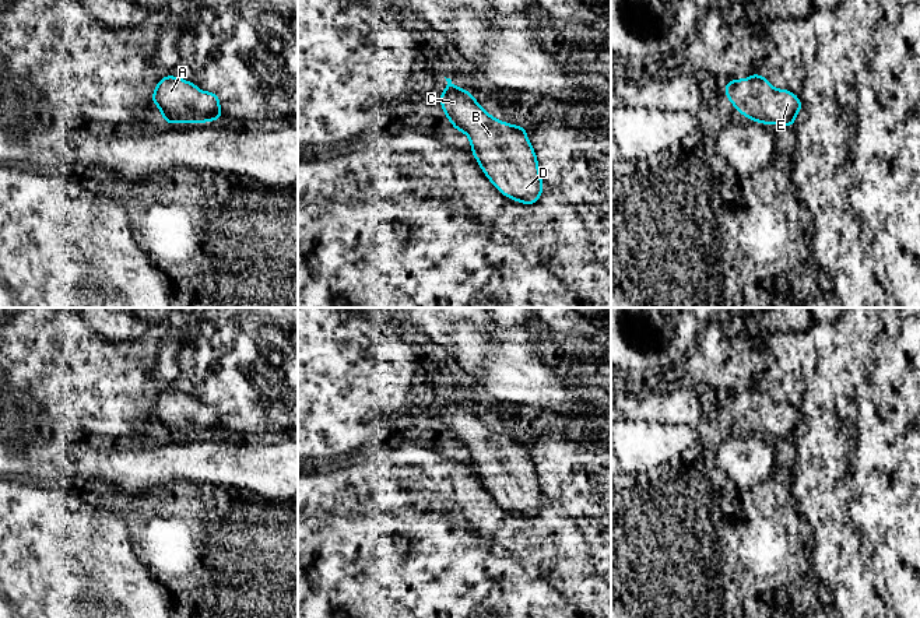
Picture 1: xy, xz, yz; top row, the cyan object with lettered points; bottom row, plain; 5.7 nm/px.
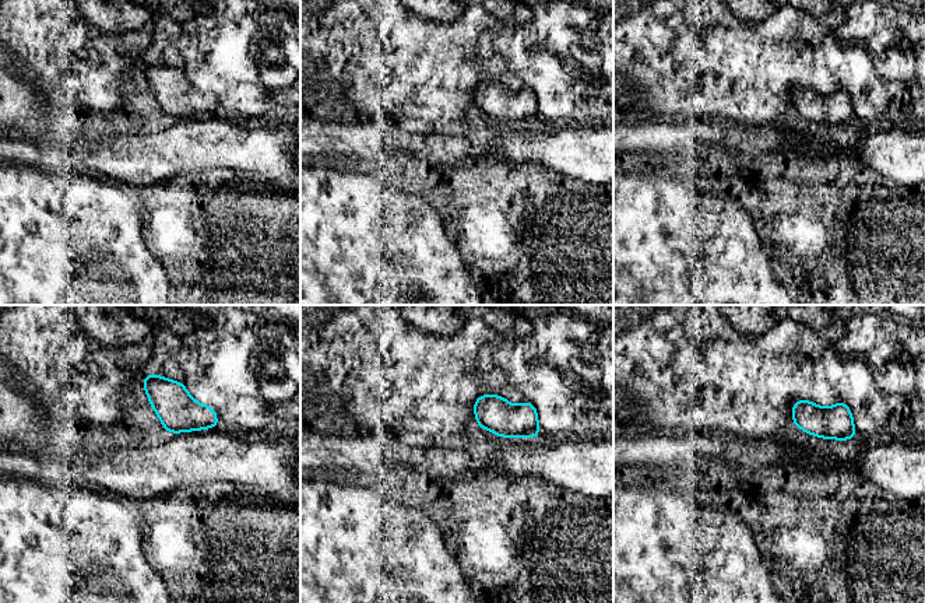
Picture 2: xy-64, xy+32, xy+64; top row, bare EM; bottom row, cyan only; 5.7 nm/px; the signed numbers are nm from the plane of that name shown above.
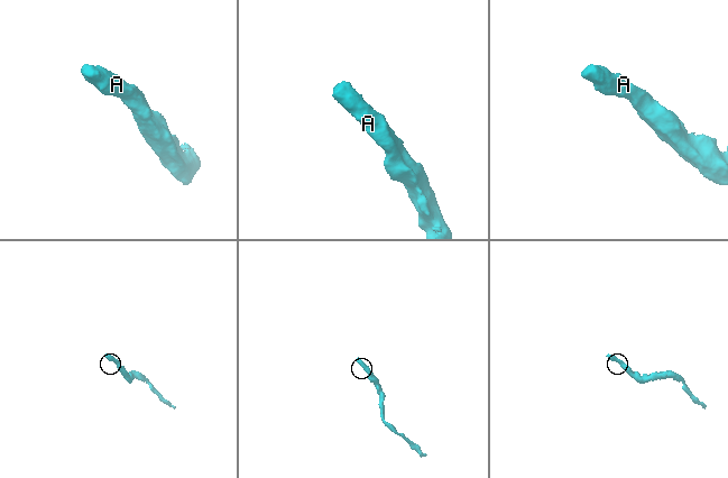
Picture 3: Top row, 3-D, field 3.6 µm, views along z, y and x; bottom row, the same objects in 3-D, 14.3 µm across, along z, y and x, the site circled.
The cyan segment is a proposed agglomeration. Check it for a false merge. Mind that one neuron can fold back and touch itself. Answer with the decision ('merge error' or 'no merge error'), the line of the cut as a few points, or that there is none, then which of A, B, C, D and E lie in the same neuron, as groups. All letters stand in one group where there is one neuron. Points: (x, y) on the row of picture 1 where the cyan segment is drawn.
no merge error | no cut | A B C D E

